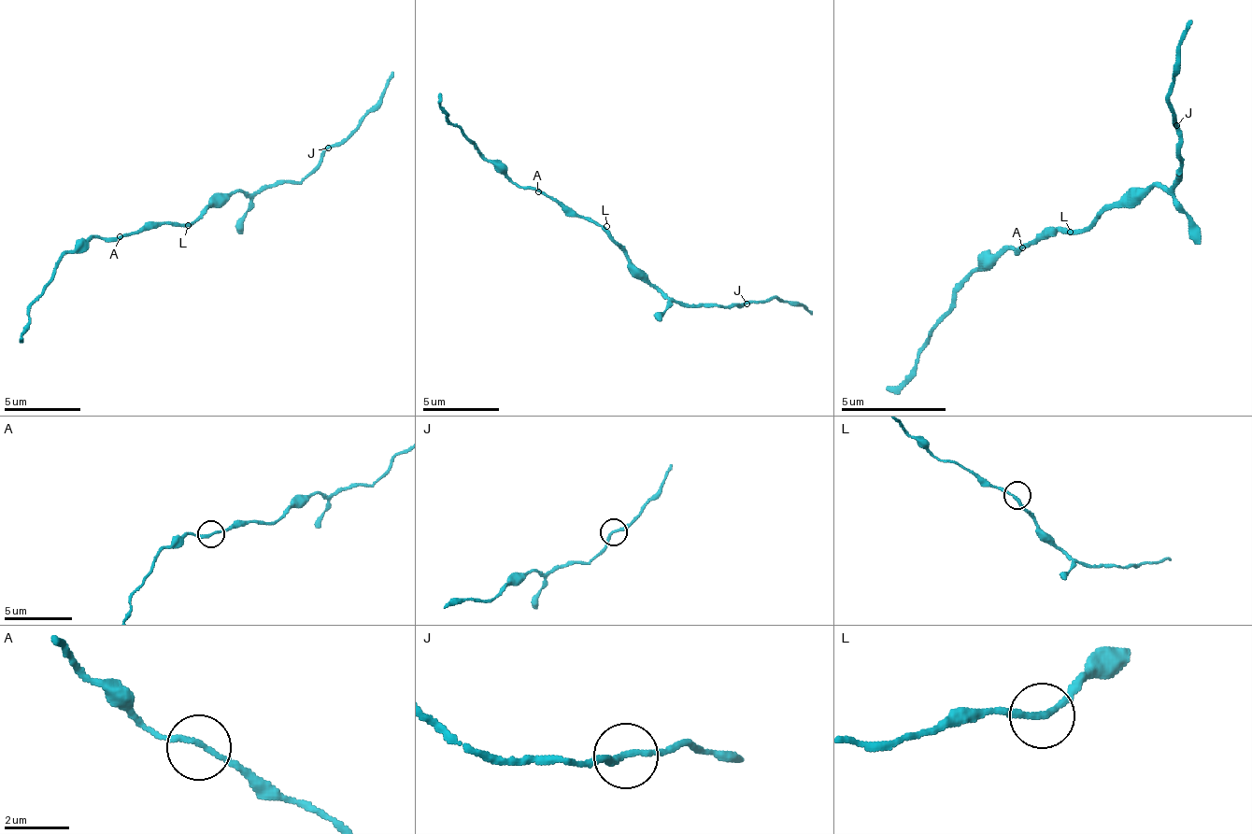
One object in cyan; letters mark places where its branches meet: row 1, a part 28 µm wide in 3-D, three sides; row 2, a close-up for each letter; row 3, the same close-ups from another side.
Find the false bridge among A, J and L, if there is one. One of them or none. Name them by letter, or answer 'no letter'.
J

